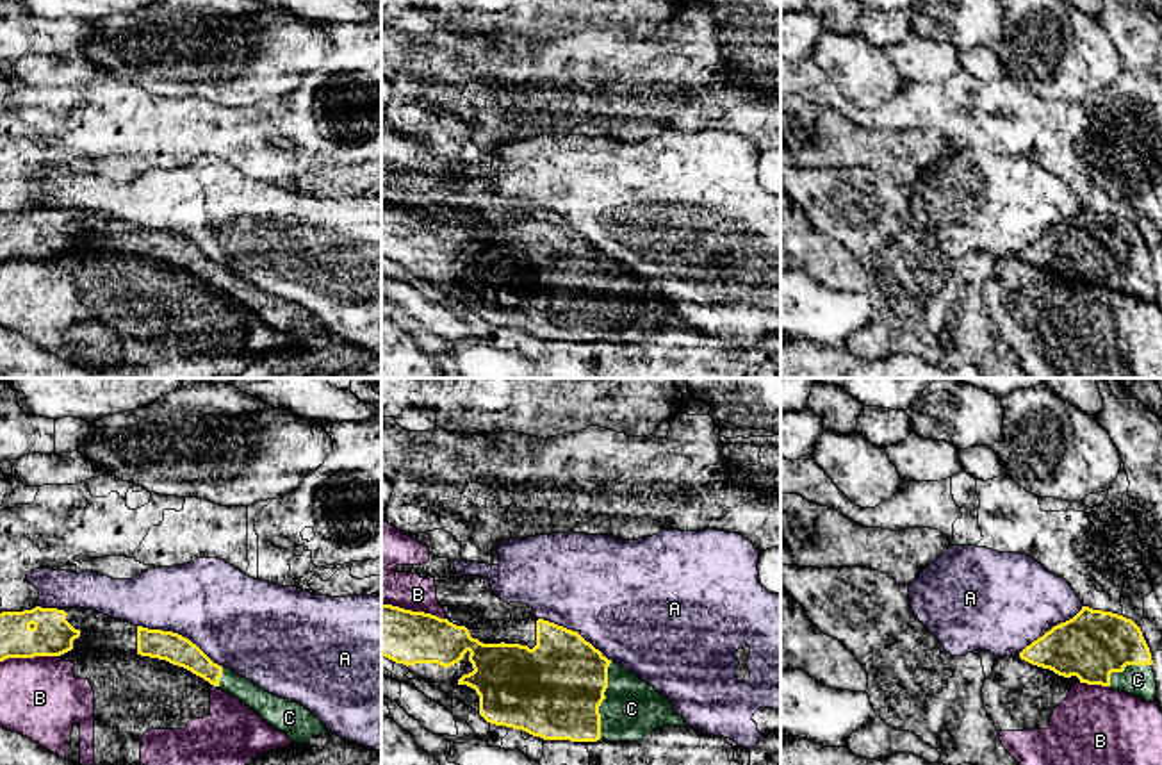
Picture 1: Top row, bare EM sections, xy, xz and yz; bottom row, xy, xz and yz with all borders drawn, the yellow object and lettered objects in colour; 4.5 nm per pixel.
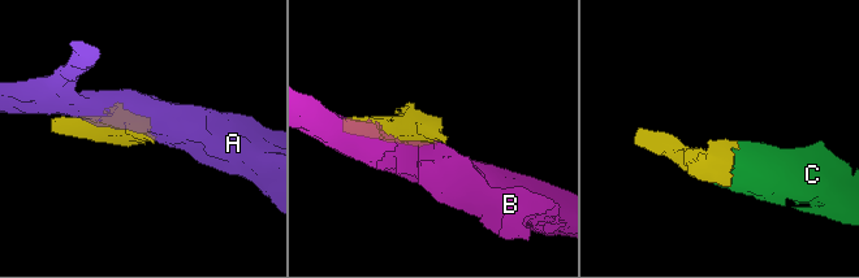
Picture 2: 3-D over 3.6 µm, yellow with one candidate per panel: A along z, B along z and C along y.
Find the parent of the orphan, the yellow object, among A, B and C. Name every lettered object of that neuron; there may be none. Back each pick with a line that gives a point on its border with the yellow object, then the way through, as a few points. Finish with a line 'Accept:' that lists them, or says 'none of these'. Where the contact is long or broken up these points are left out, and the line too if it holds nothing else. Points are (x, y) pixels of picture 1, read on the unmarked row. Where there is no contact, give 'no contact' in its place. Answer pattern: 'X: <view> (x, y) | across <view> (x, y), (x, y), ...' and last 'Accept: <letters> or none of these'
C: xz (603, 300)
Accept: C

